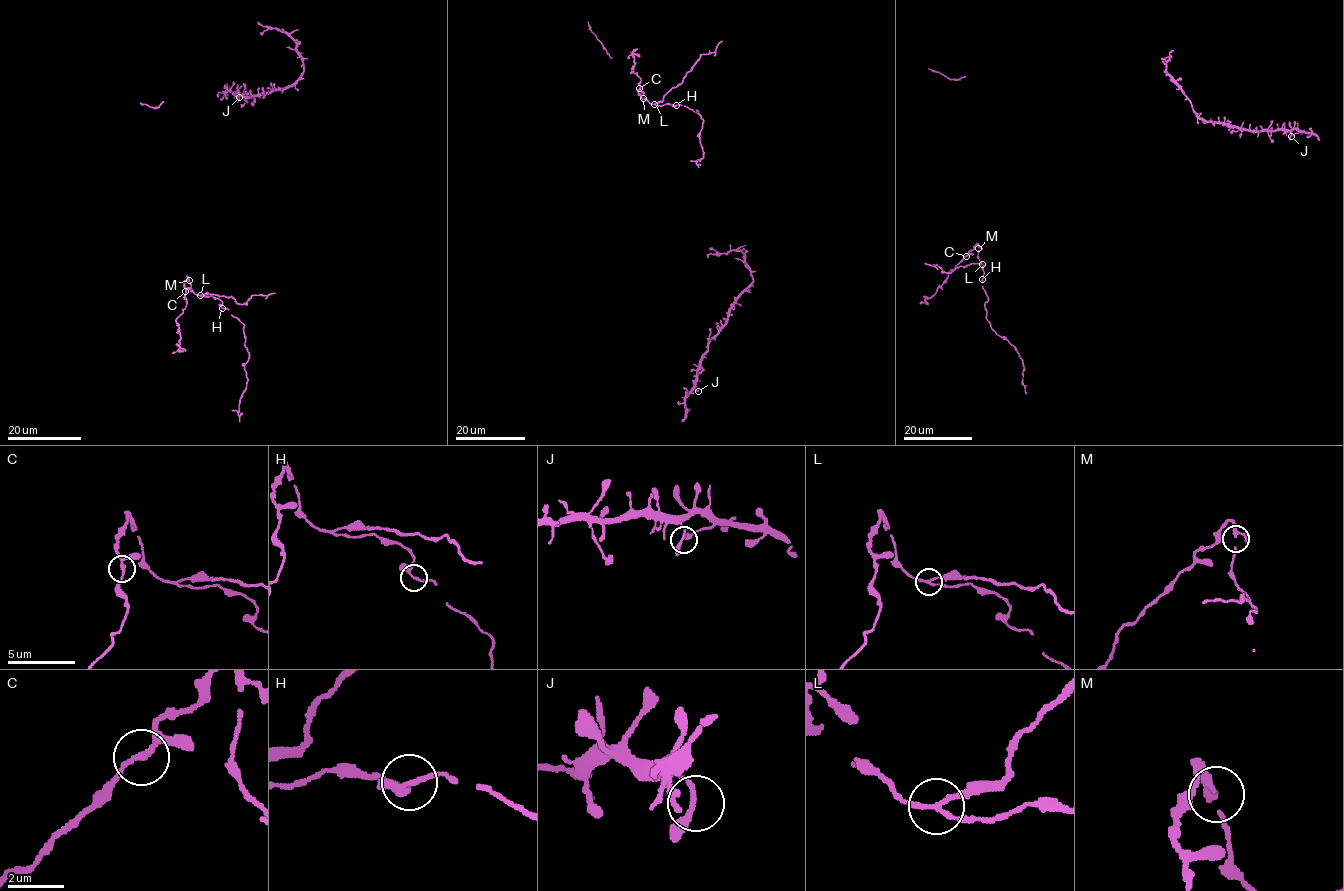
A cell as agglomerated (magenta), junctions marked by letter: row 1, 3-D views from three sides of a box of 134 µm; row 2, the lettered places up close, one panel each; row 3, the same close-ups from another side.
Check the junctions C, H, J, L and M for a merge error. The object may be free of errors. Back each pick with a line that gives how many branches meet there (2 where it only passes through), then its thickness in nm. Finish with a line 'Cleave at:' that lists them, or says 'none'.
L: branches 3; calibre 150 nm
Cleave at: L

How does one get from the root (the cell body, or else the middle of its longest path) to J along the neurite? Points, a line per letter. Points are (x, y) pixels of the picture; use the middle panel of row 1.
J: (742, 292), (730, 310), (727, 322), (710, 340), (701, 360), (695, 383), (698, 391)

